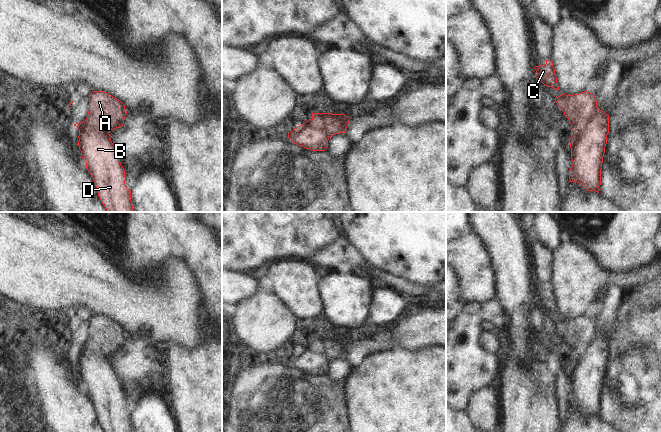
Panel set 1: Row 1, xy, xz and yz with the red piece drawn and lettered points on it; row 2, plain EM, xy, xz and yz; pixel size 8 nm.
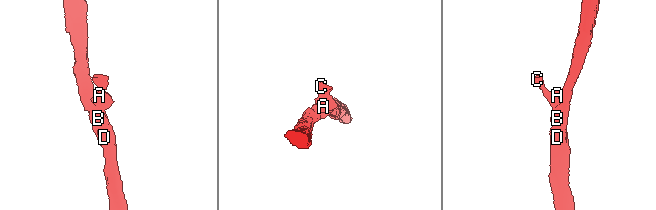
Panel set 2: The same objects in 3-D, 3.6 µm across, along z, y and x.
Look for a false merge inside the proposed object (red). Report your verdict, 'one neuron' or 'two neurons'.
two neurons

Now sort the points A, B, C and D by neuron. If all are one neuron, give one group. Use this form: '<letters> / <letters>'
A C / B D

